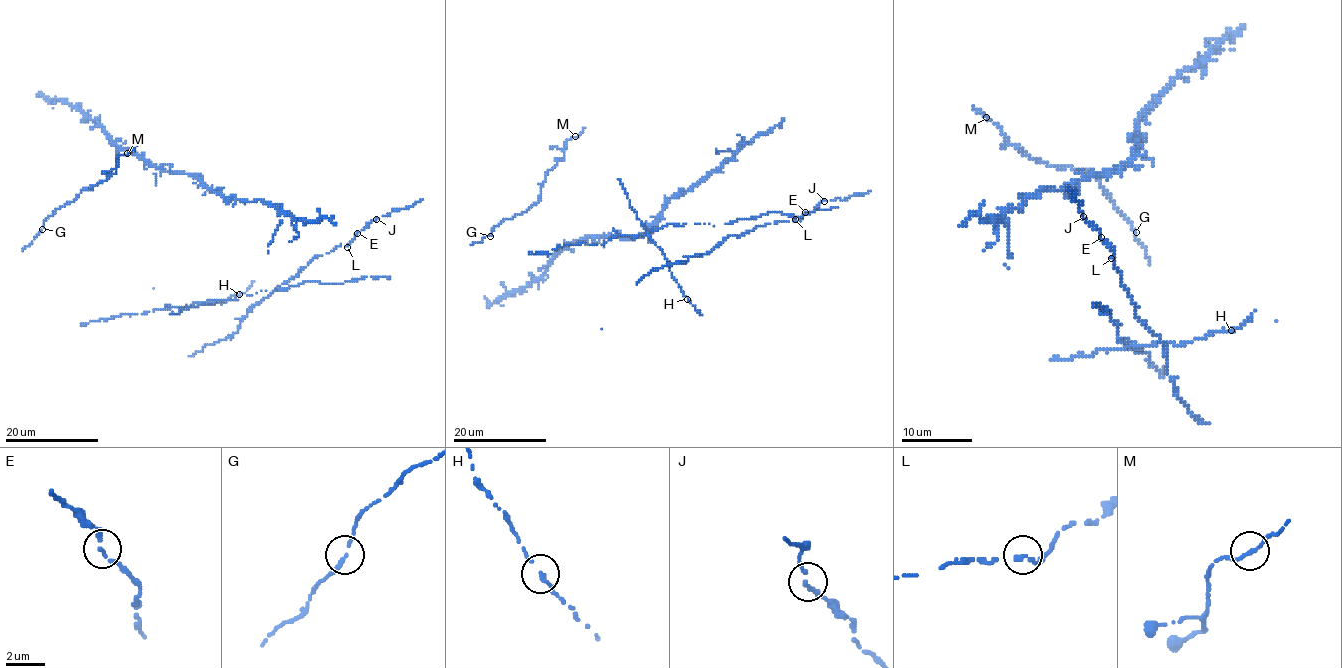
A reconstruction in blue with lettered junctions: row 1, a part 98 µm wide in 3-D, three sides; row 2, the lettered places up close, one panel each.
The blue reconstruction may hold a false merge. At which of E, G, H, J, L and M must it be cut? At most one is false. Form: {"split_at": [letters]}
{"split_at": ["H"]}

